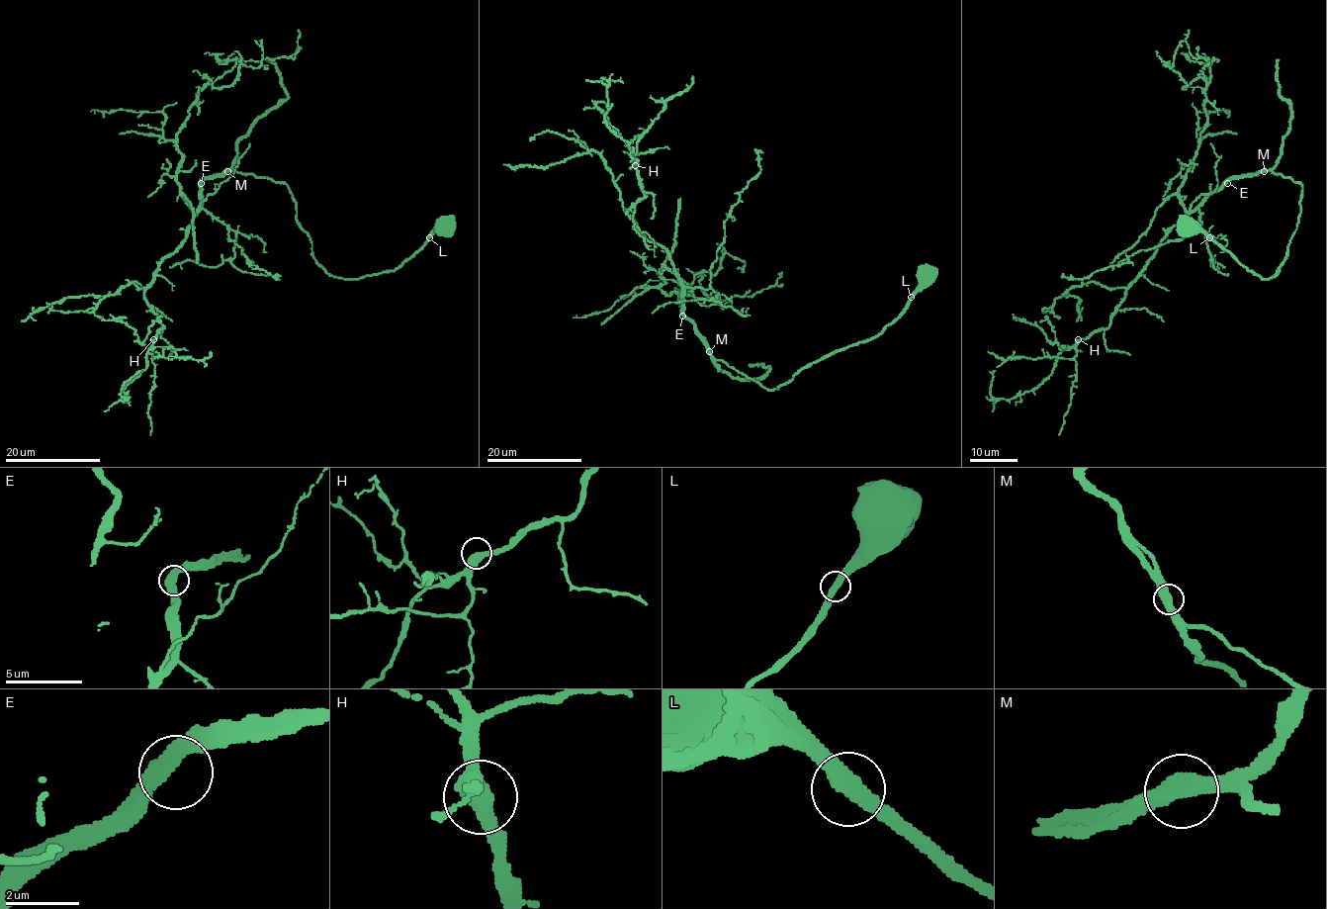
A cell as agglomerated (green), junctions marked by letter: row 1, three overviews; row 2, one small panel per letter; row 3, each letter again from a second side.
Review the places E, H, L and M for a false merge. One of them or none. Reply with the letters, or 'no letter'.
no letter

